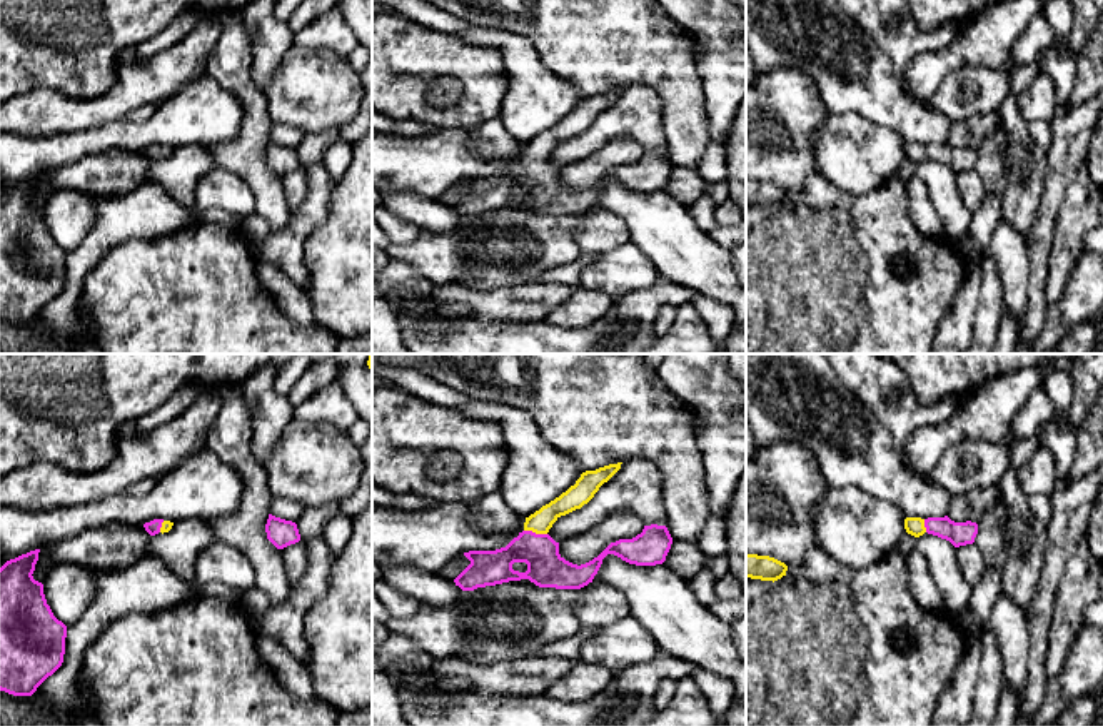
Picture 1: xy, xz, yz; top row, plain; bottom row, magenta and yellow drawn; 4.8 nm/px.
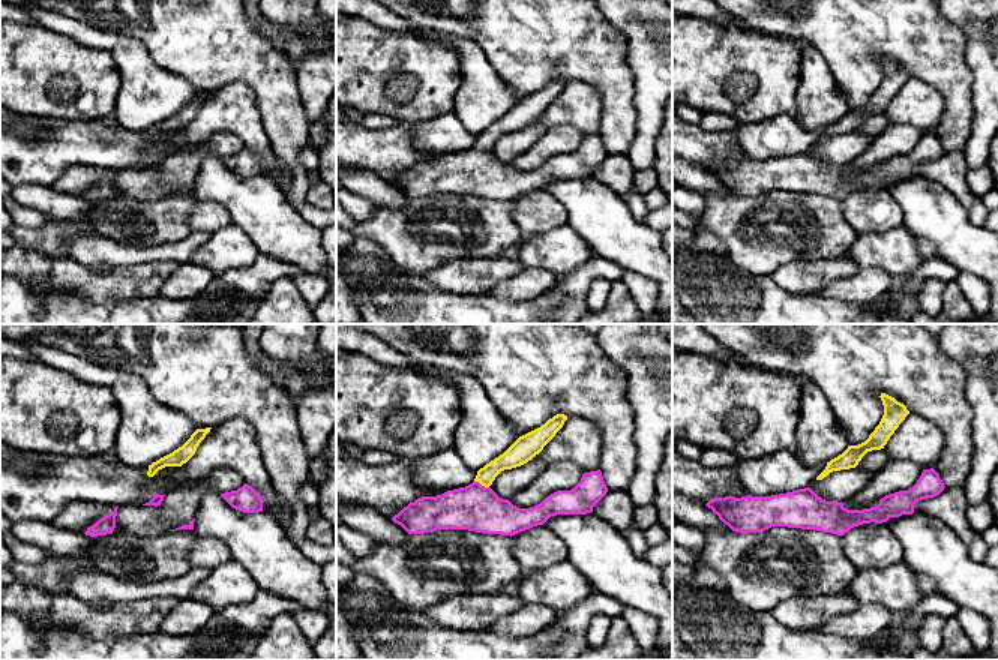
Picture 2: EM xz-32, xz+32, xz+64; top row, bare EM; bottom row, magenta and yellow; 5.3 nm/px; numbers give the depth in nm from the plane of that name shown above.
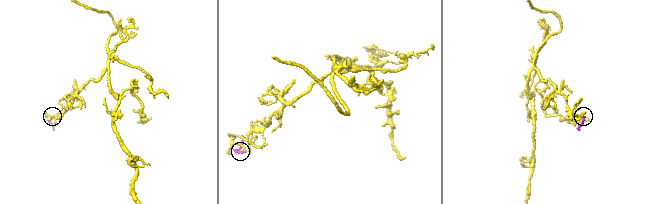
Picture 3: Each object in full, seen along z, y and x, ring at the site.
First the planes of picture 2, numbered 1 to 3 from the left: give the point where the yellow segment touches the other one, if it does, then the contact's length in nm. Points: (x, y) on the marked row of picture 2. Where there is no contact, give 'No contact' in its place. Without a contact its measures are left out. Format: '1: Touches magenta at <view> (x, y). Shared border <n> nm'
1: No contact
2: Touches magenta at xz+32 (480, 485). Shared border 90 nm
3: No contact

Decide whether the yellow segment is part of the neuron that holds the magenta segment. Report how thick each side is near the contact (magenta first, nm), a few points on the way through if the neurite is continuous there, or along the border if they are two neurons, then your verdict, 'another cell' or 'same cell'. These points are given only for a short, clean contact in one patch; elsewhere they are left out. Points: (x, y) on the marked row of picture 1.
180 nm thick on the magenta side, 110 nm on the other; runs through xz (546, 568), (534, 546), (534, 533), (541, 521); same cell

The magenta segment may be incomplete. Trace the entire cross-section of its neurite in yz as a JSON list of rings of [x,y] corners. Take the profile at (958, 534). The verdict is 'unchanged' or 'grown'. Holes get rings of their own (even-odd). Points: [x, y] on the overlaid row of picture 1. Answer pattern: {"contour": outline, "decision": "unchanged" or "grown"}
{"contour": [[[948,516],[928,519],[906,517],[904,529],[914,537],[923,536],[924,532],[938,536],[941,539],[949,541],[954,547],[973,544],[978,534],[976,522],[954,522]]], "decision": "grown"}

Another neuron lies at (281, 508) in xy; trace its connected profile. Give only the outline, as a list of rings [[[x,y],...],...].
[[[272,497],[270,514],[285,521],[297,522],[307,507],[294,504],[289,499]]]

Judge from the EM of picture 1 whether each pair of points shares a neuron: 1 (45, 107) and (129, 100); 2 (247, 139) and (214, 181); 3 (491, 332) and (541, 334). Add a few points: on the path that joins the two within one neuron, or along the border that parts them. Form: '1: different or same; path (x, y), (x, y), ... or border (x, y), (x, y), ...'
1: same; path (65, 110), (102, 110), (109, 107)
2: different; border (214, 166), (236, 172), (254, 192)
3: same; path (503, 334), (529, 334)

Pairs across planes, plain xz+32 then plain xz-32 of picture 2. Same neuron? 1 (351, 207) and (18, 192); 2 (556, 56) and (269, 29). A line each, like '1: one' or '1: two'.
1: two
2: two

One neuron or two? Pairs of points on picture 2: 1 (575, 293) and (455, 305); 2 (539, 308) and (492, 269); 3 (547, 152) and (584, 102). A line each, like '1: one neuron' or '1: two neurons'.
1: one neuron
2: two neurons
3: two neurons

